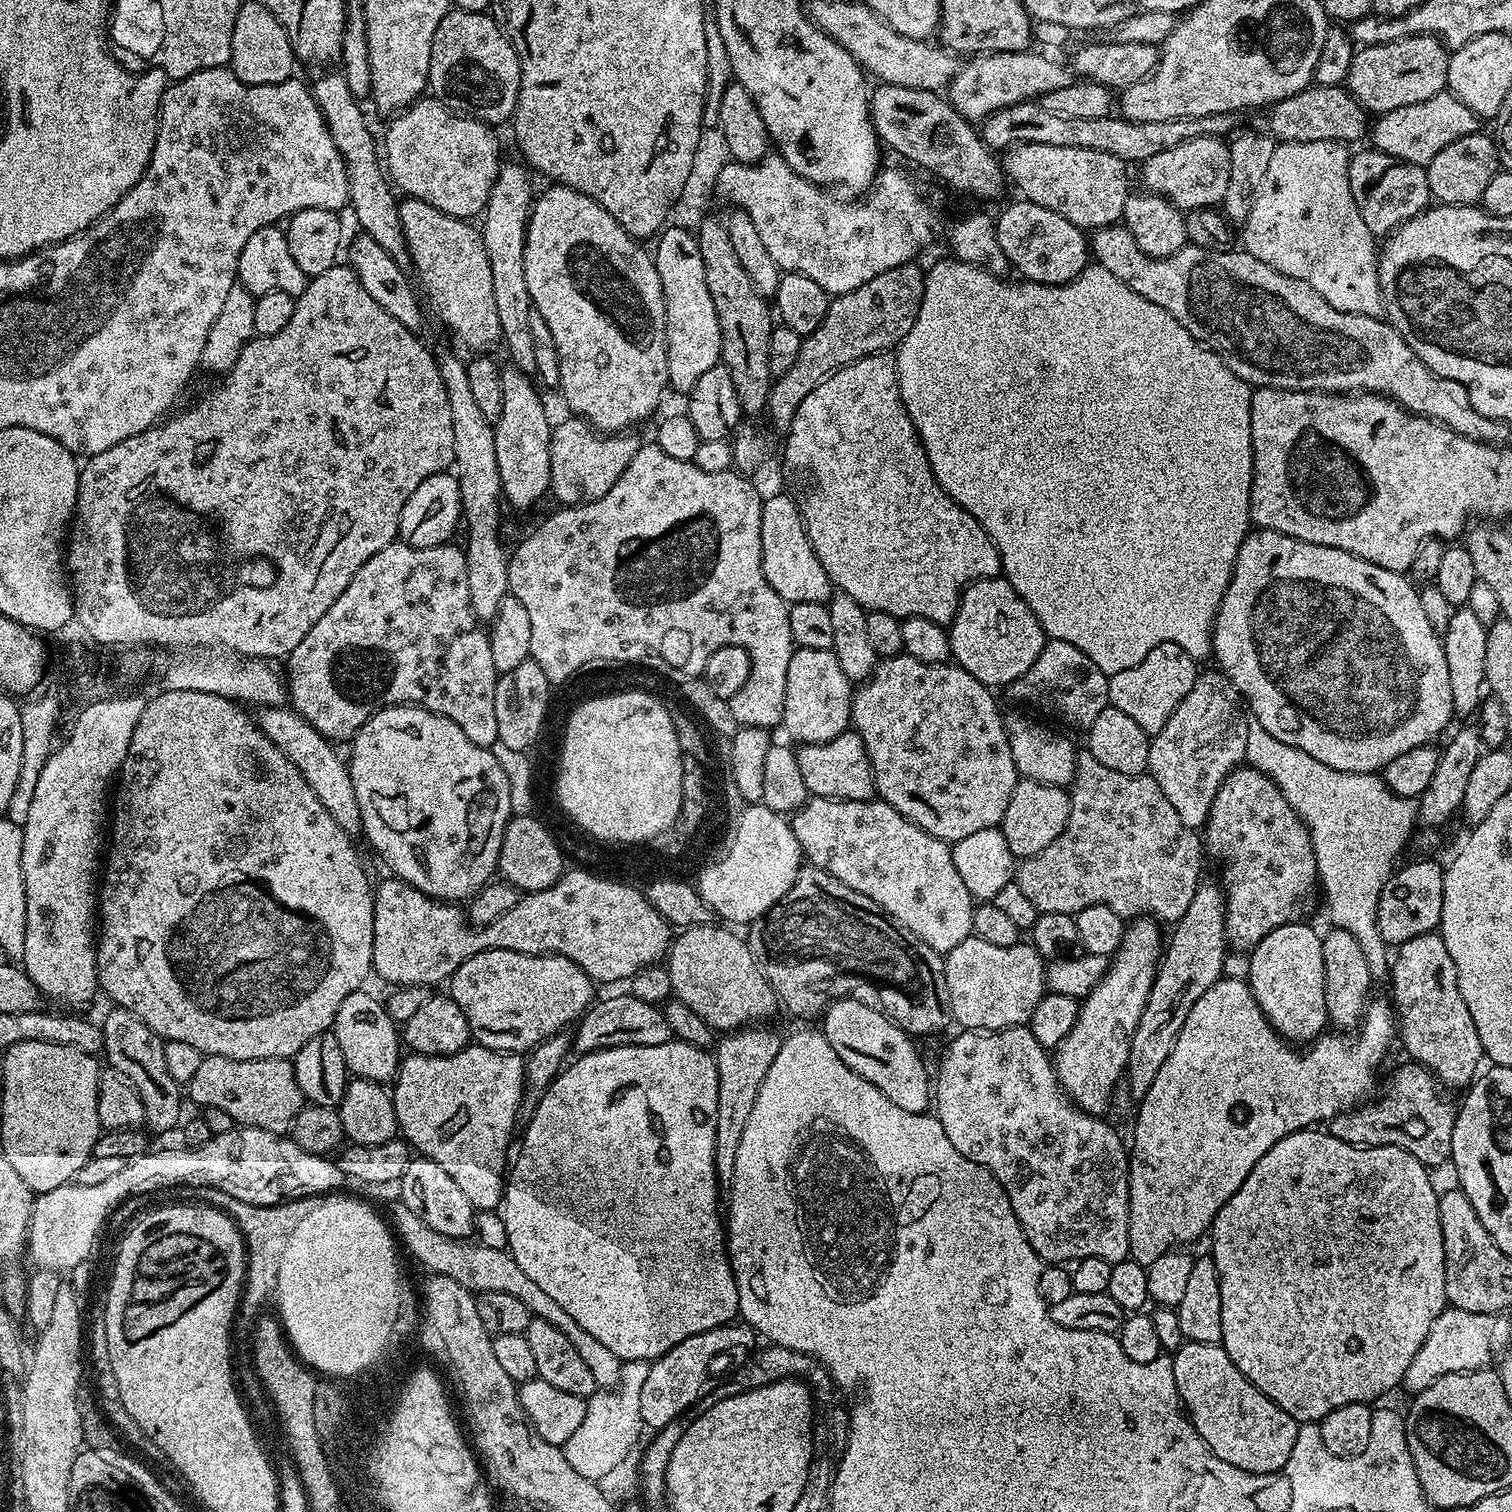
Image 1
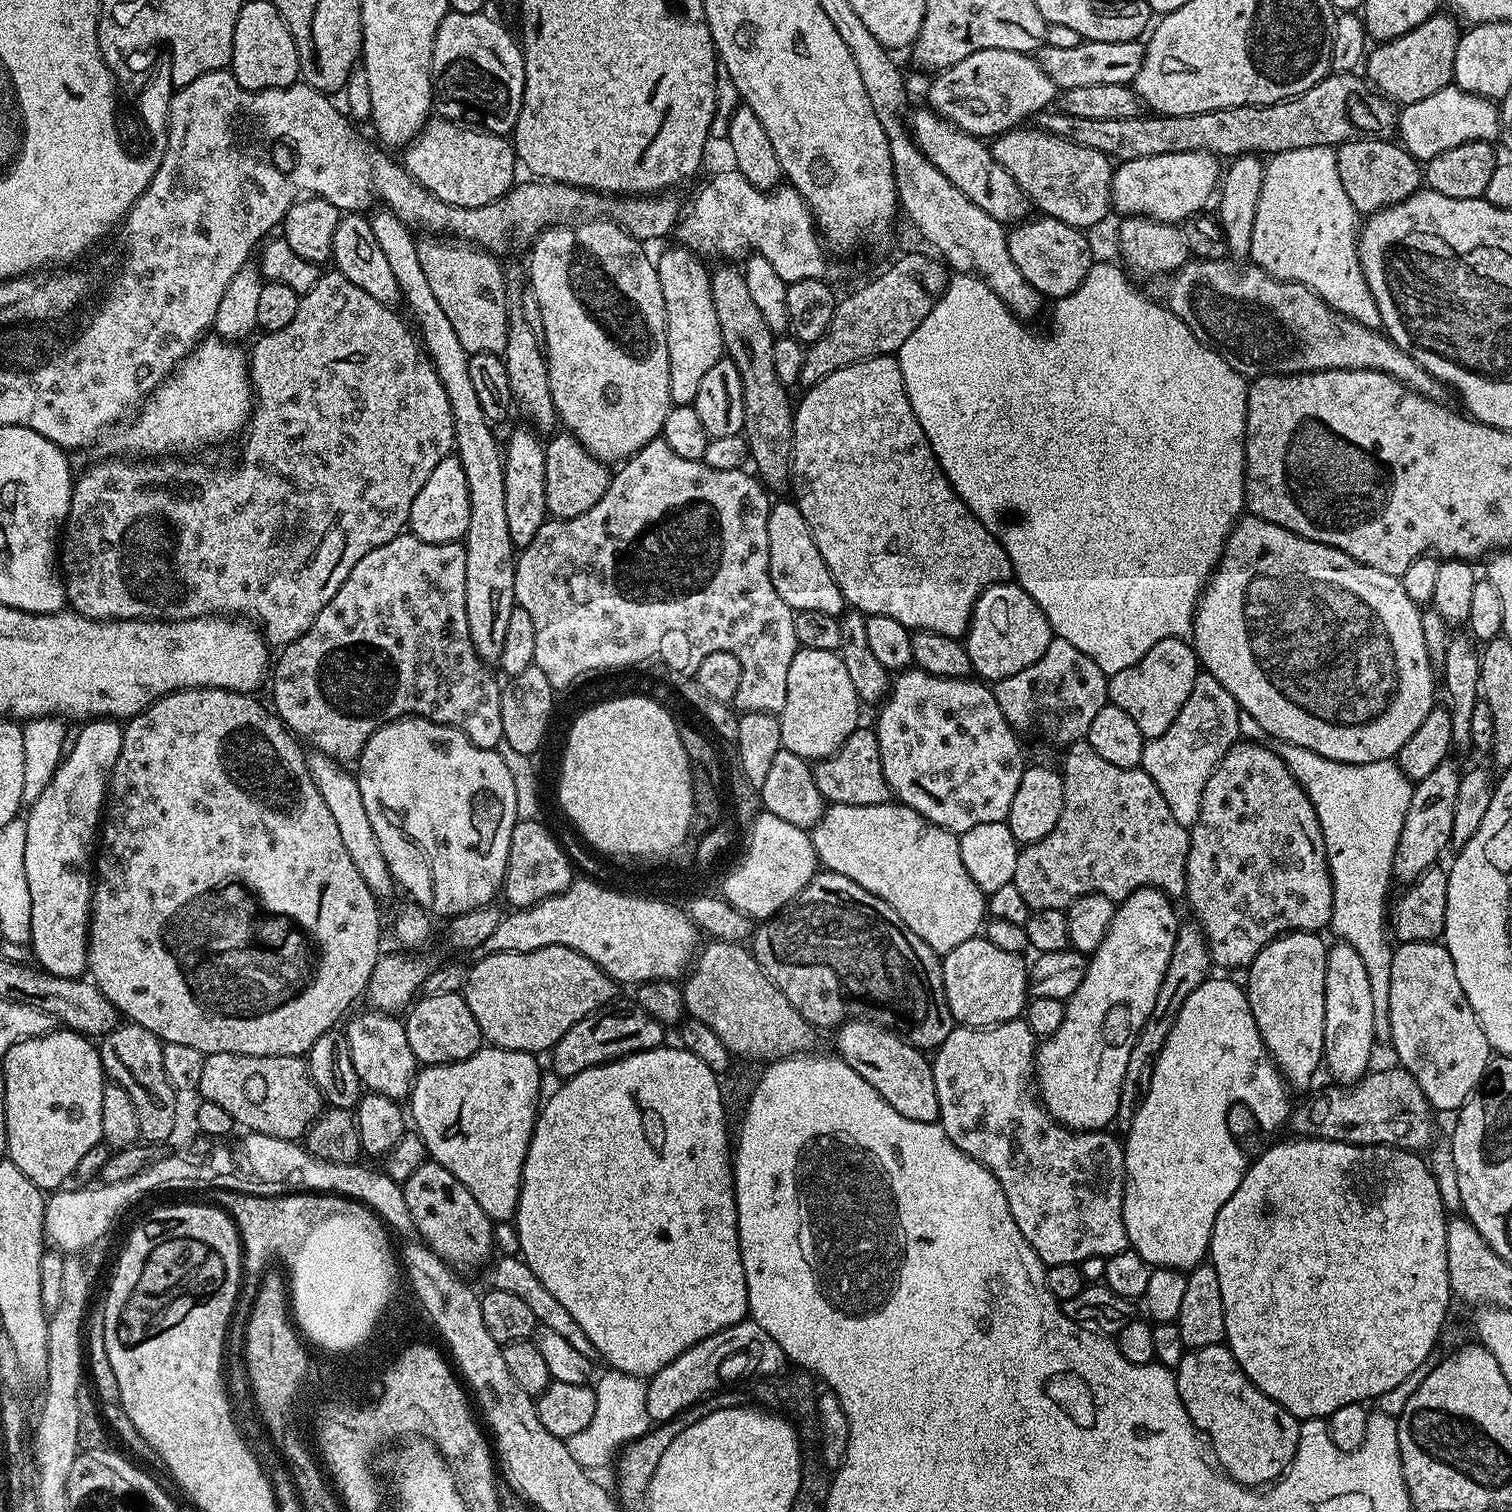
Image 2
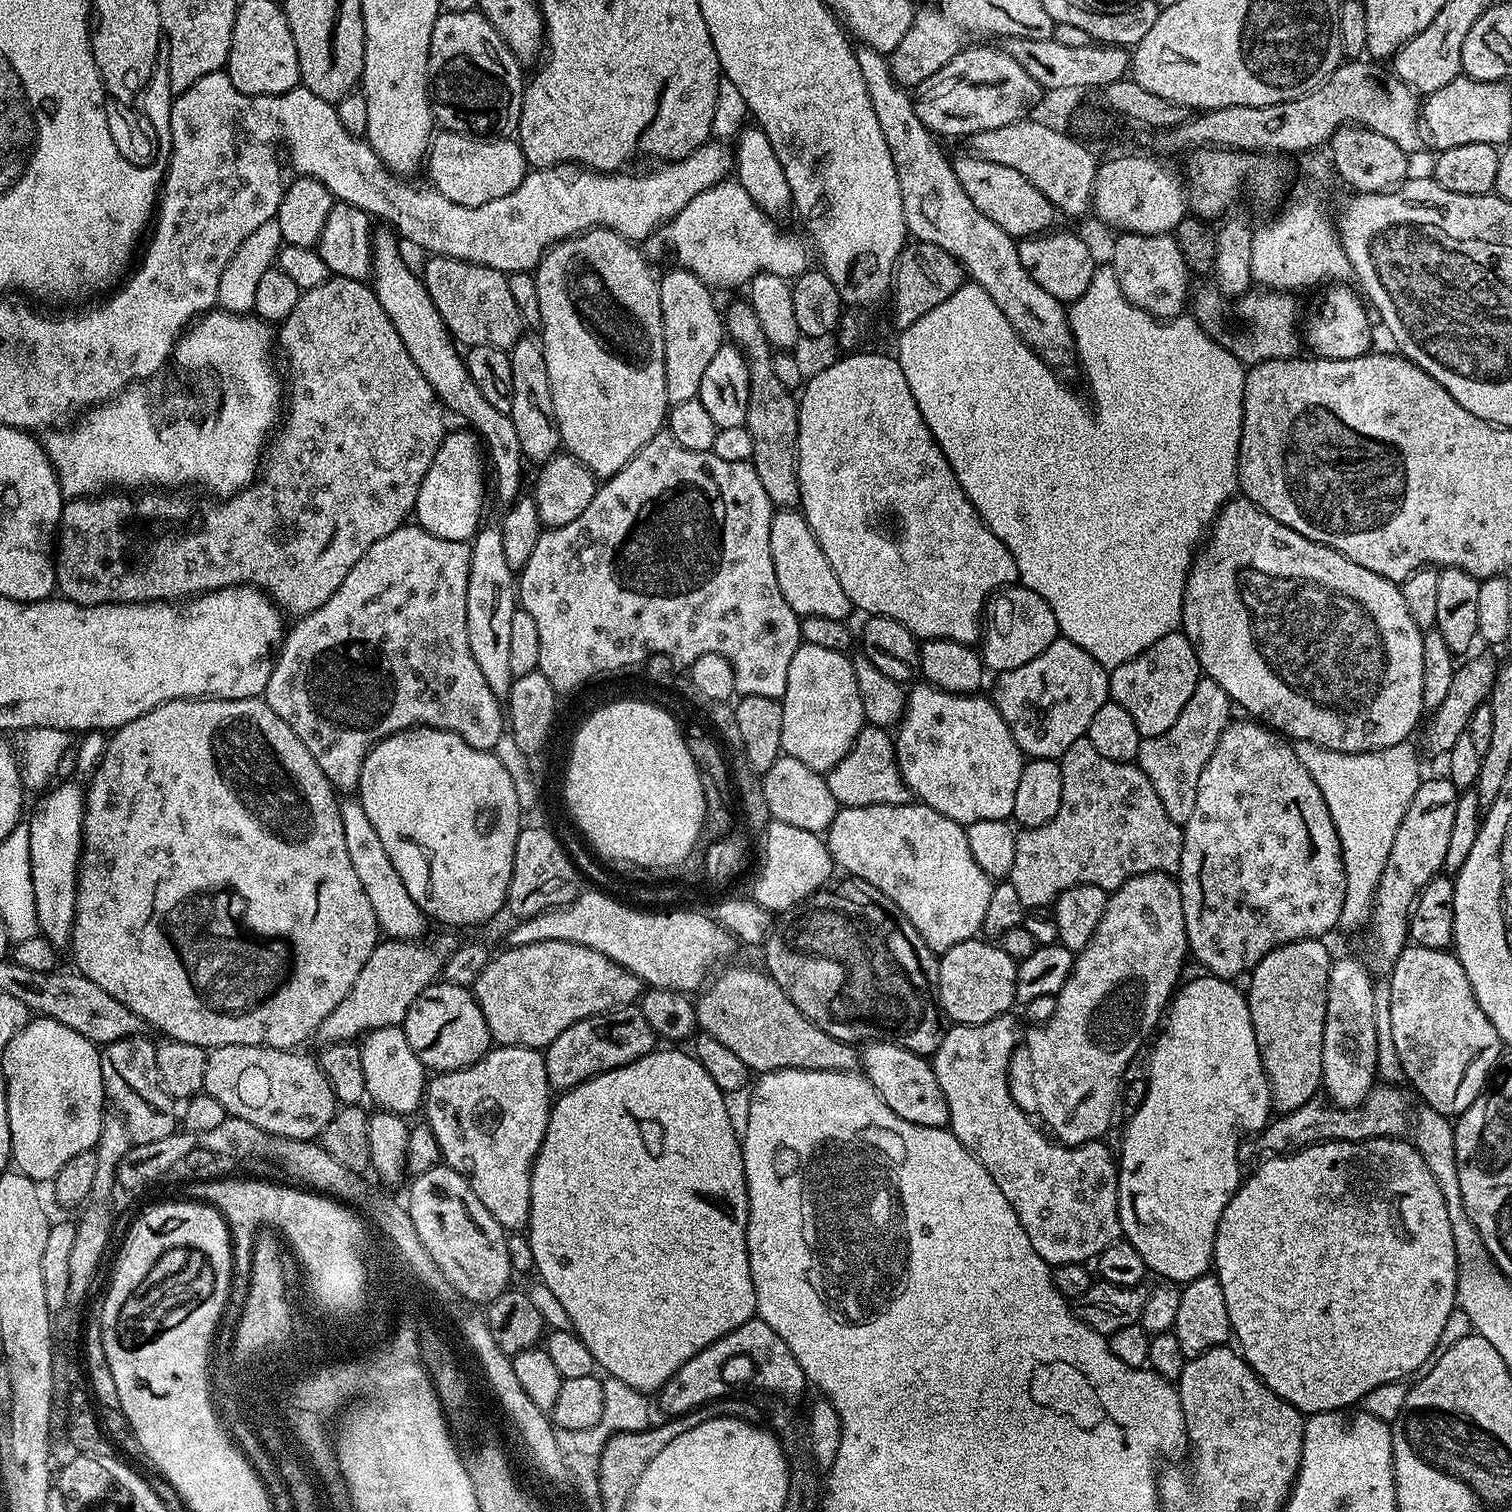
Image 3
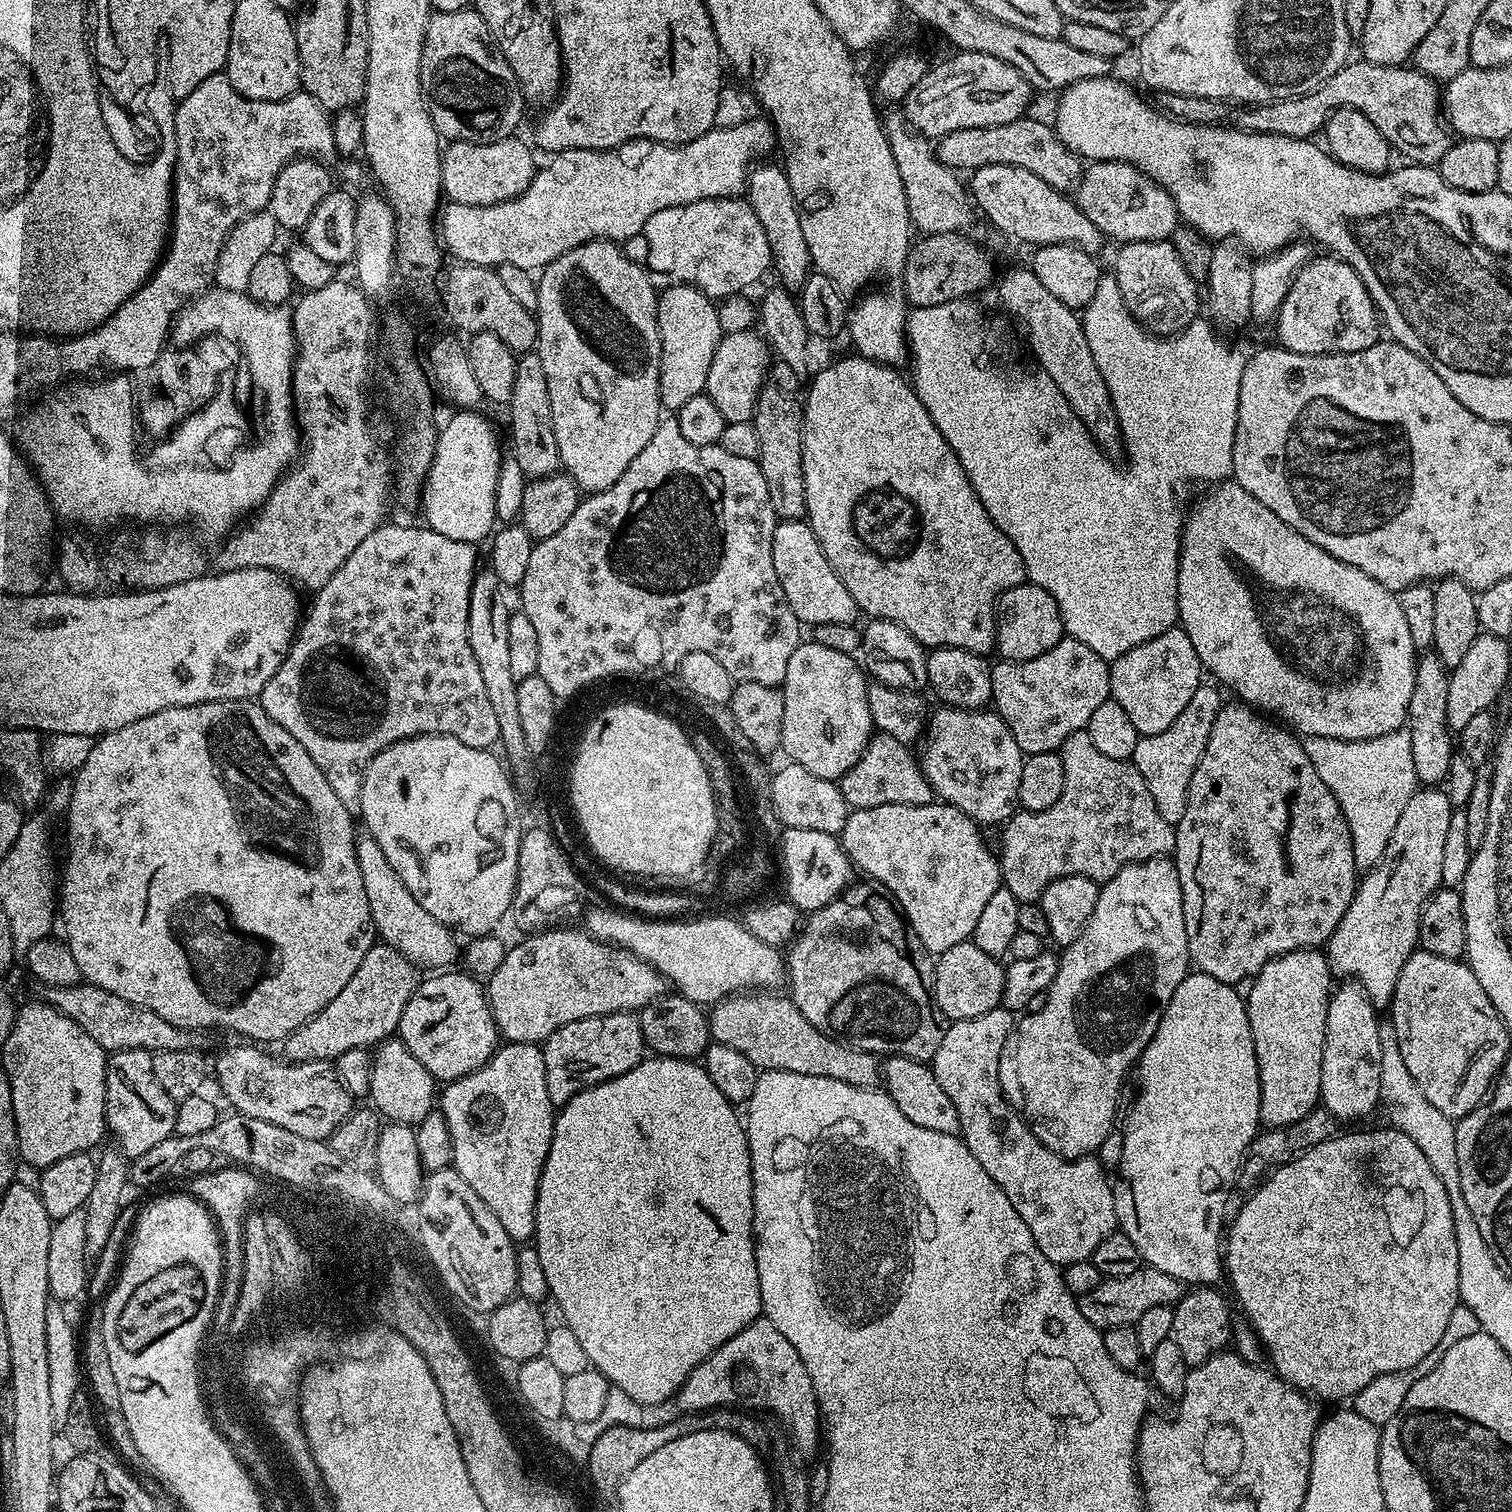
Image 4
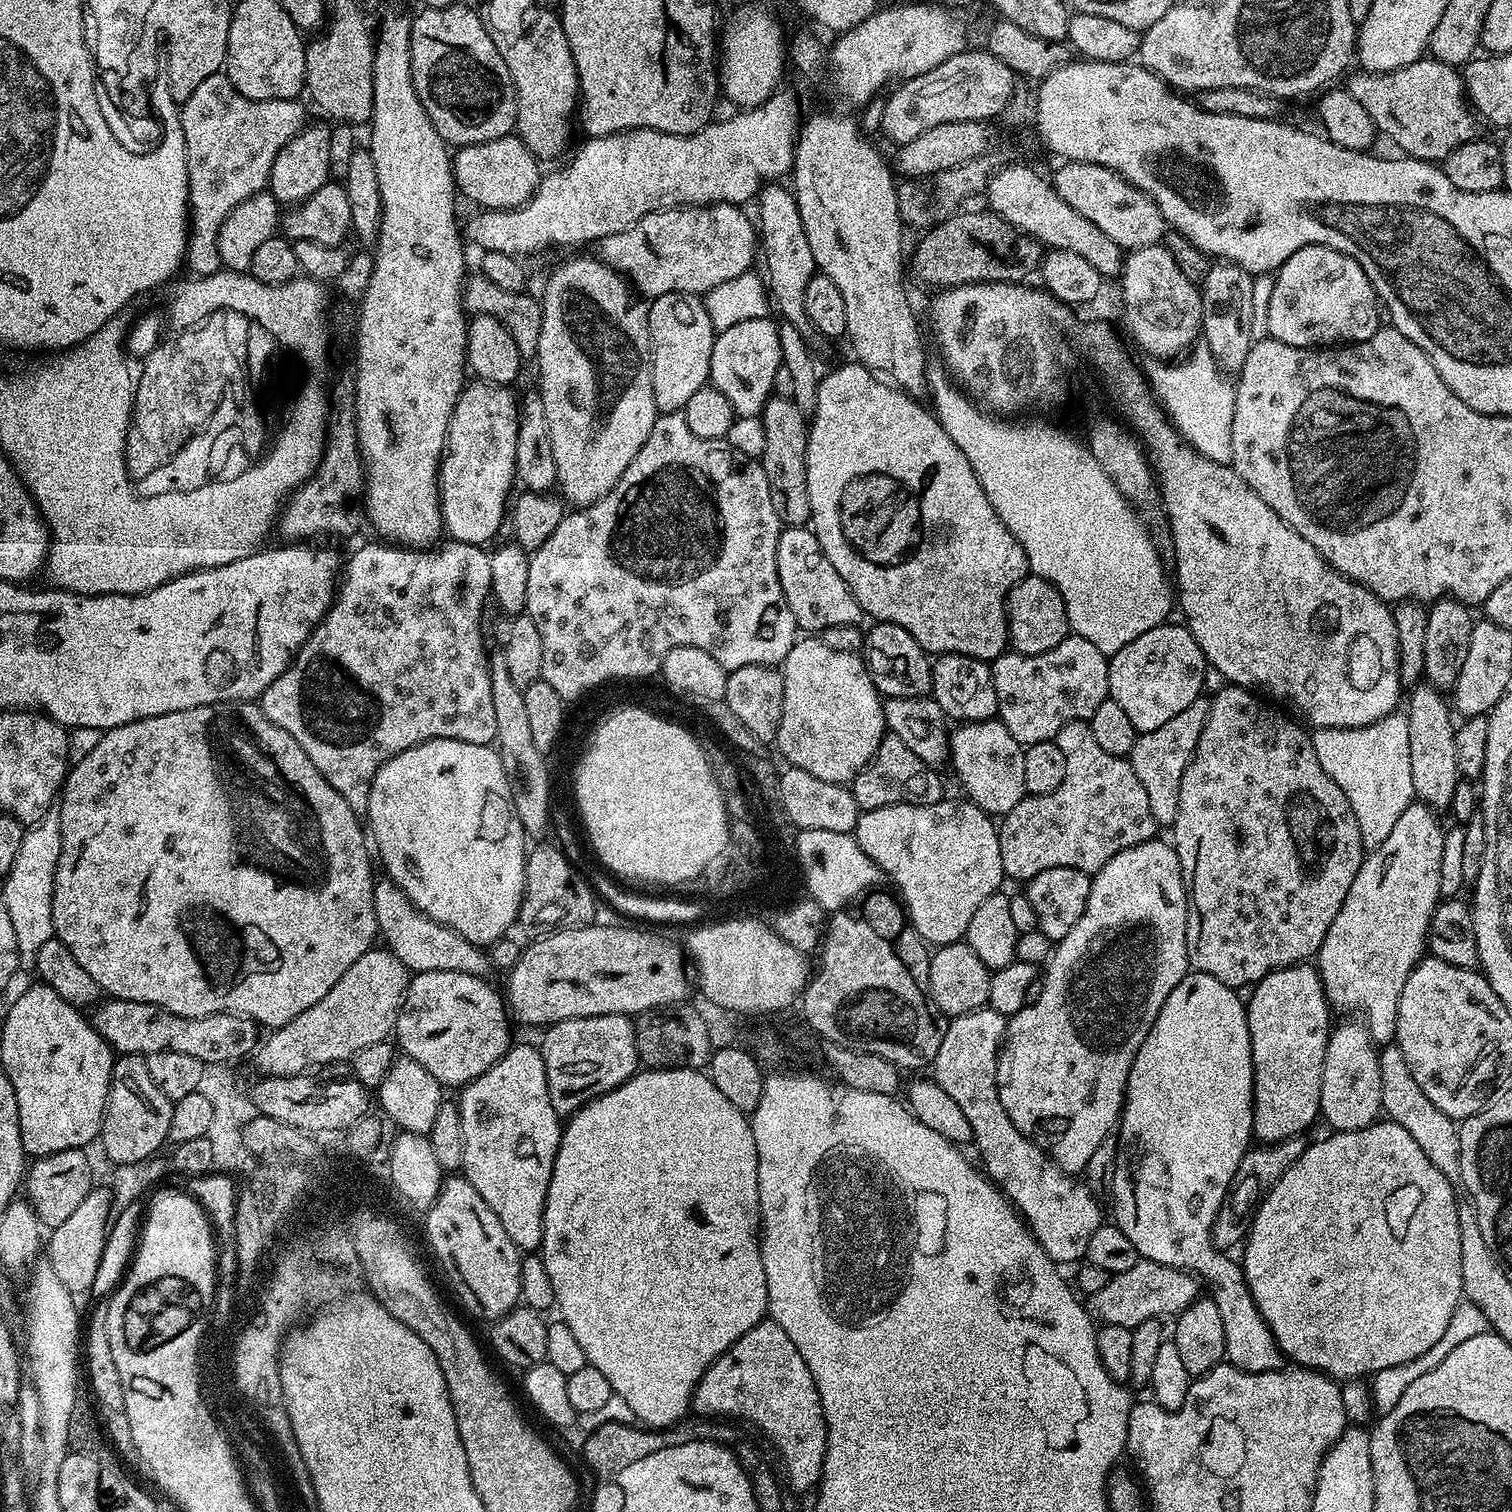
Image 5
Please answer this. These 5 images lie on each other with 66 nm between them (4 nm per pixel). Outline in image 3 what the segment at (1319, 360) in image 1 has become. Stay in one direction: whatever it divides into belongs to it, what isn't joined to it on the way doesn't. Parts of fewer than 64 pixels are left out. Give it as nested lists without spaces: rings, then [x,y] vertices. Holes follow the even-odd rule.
[[[1209,286],[1209,288],[1200,288],[1195,289],[1194,295],[1190,300],[1190,314],[1192,317],[1196,319],[1197,322],[1202,326],[1202,330],[1208,337],[1210,337],[1214,342],[1218,342],[1218,346],[1222,346],[1226,349],[1230,354],[1234,354],[1234,358],[1238,358],[1241,364],[1245,366],[1251,366],[1254,364],[1261,364],[1264,360],[1291,360],[1293,357],[1297,355],[1296,352],[1300,348],[1300,344],[1302,345],[1302,332],[1298,327],[1296,328],[1296,300],[1295,295],[1292,292],[1277,292],[1271,290],[1249,290],[1244,293],[1242,296],[1237,296],[1235,298],[1229,298],[1224,295],[1223,292],[1220,291],[1219,288],[1215,286]]]

